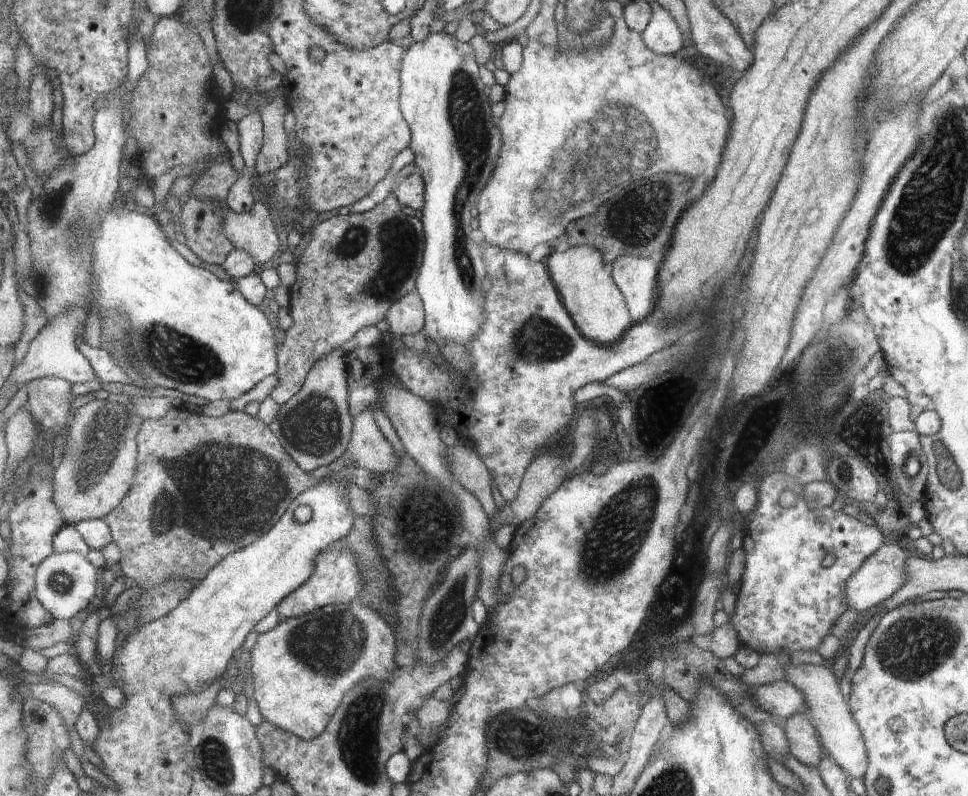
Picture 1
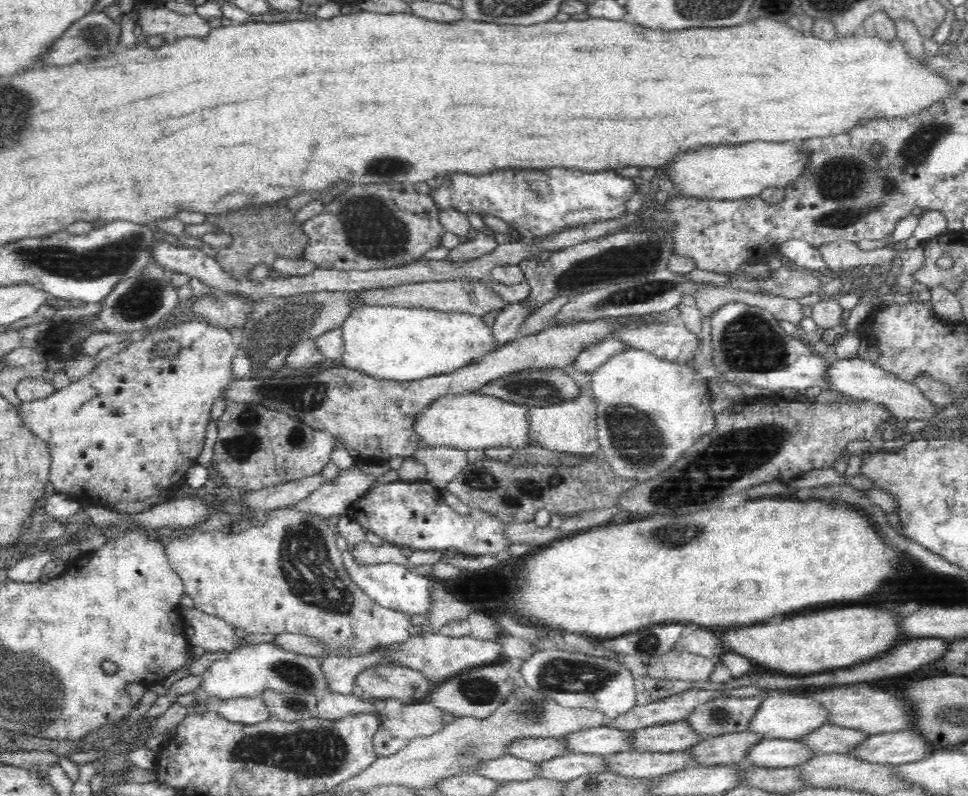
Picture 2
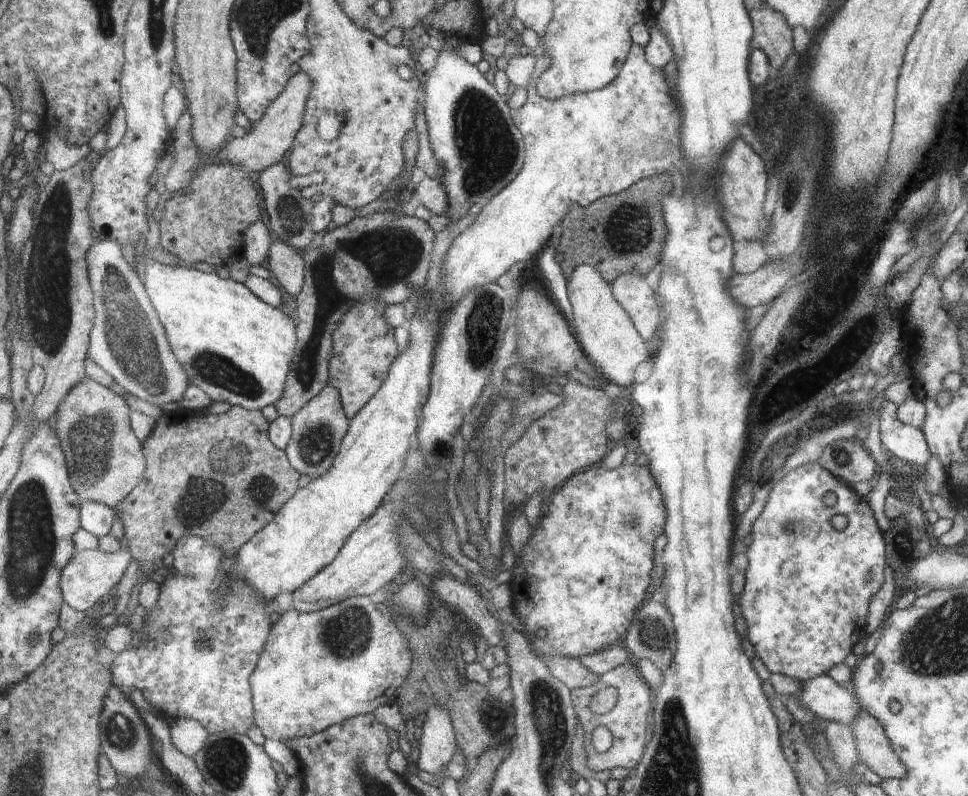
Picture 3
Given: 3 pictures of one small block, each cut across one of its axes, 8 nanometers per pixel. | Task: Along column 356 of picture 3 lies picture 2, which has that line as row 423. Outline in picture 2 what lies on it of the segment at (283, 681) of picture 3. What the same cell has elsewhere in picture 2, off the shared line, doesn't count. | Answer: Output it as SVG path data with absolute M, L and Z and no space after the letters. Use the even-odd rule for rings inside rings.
M630 347L610 357L590 372L591 390L597 400L597 435L599 453L614 474L637 484L656 479L671 467L685 450L712 431L717 414L711 407L713 394L707 380L694 371L693 363L681 365L664 360L649 352Z

